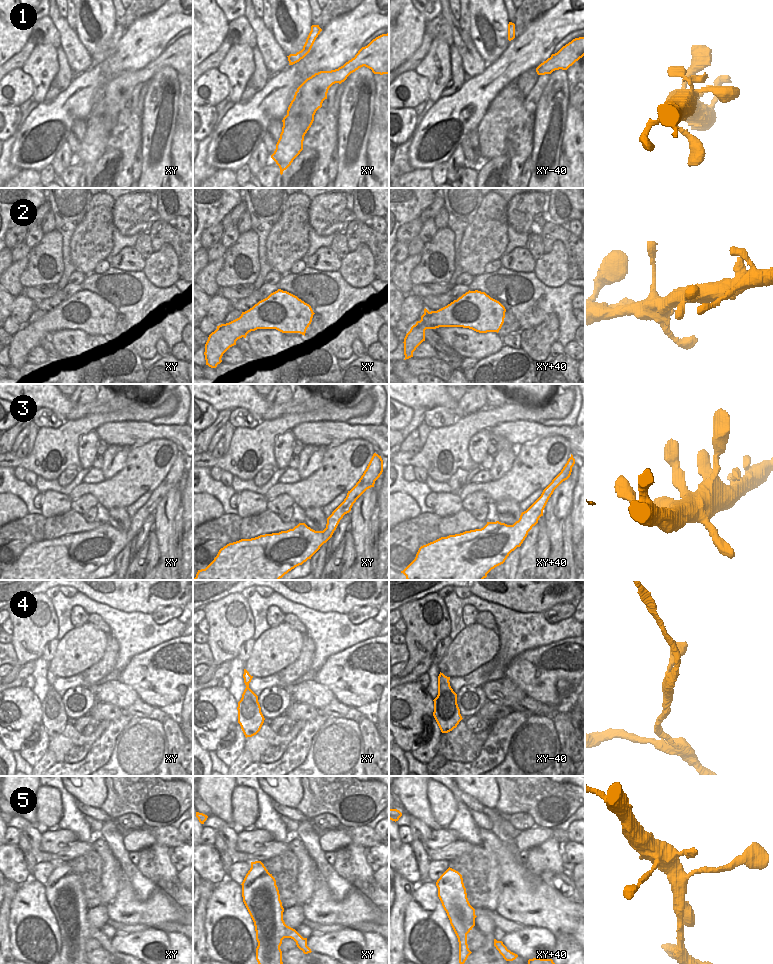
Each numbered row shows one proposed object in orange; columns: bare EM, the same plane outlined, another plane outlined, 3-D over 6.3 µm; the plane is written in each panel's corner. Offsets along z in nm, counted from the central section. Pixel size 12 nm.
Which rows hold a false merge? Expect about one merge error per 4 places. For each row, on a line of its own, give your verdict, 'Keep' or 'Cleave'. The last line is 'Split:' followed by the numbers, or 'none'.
1: Keep
2: Keep
3: Keep
4: Keep
5: Keep
Split: none.

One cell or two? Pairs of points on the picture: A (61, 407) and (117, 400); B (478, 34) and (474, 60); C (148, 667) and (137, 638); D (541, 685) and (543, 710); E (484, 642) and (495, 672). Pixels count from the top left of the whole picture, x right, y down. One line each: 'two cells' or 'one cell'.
A: one cell
B: two cells
C: two cells
D: two cells
E: two cells

